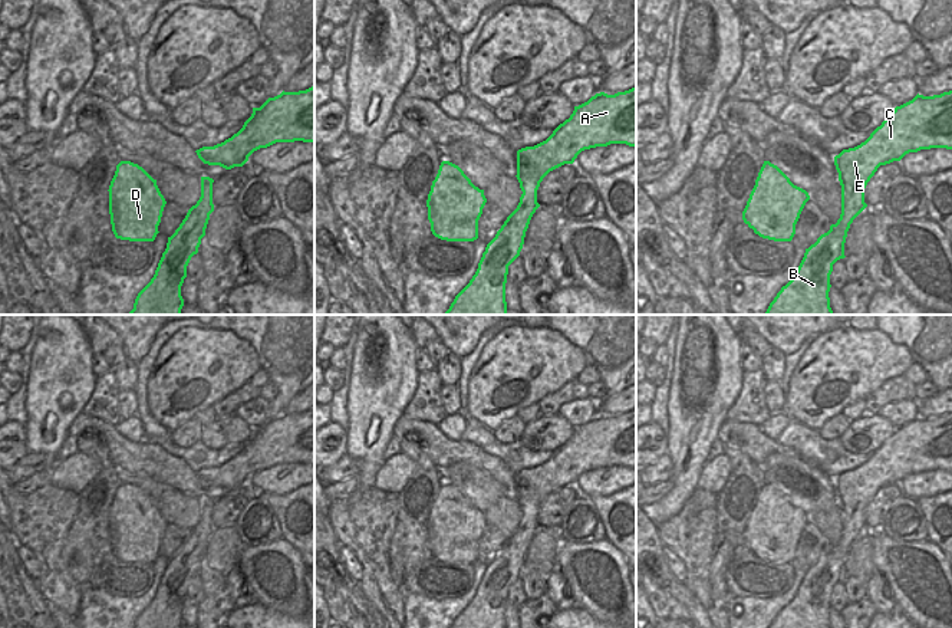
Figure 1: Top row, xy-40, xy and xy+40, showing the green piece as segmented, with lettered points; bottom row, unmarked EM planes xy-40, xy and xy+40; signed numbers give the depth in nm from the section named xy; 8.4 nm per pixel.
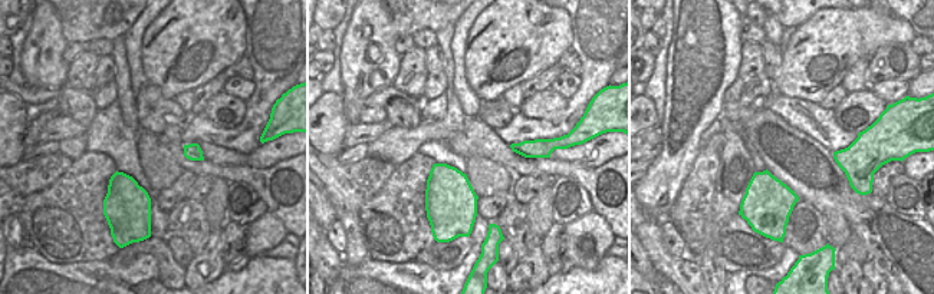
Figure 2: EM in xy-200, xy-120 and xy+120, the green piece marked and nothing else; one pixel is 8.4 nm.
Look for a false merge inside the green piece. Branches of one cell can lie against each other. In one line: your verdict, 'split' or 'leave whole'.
leave whole

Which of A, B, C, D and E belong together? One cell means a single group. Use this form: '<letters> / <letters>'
A B C D E

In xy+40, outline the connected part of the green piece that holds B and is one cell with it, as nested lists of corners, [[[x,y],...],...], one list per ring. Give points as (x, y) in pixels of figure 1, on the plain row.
[[[952,412],[933,418],[918,415],[896,428],[864,464],[834,479],[841,507],[840,540],[806,571],[795,596],[770,628],[830,628],[833,586],[846,579],[844,565],[850,546],[867,529],[867,504],[880,487],[930,470],[952,471]]]

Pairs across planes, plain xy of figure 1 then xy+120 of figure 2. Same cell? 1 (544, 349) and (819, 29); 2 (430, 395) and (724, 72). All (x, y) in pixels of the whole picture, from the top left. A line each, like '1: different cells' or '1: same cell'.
1: same cell
2: different cells

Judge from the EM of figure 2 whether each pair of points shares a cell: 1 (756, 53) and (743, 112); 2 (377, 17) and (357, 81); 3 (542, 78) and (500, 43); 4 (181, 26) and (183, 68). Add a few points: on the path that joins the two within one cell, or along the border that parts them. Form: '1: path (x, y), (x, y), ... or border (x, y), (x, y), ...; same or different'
1: border (724, 103), (752, 106); different
2: path (361, 33), (357, 39), (357, 65); same
3: border (556, 62), (519, 83); different
4: path (181, 36), (183, 58); same

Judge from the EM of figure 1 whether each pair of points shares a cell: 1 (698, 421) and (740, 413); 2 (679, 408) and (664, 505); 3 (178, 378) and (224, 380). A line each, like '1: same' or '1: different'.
1: different
2: same
3: same

